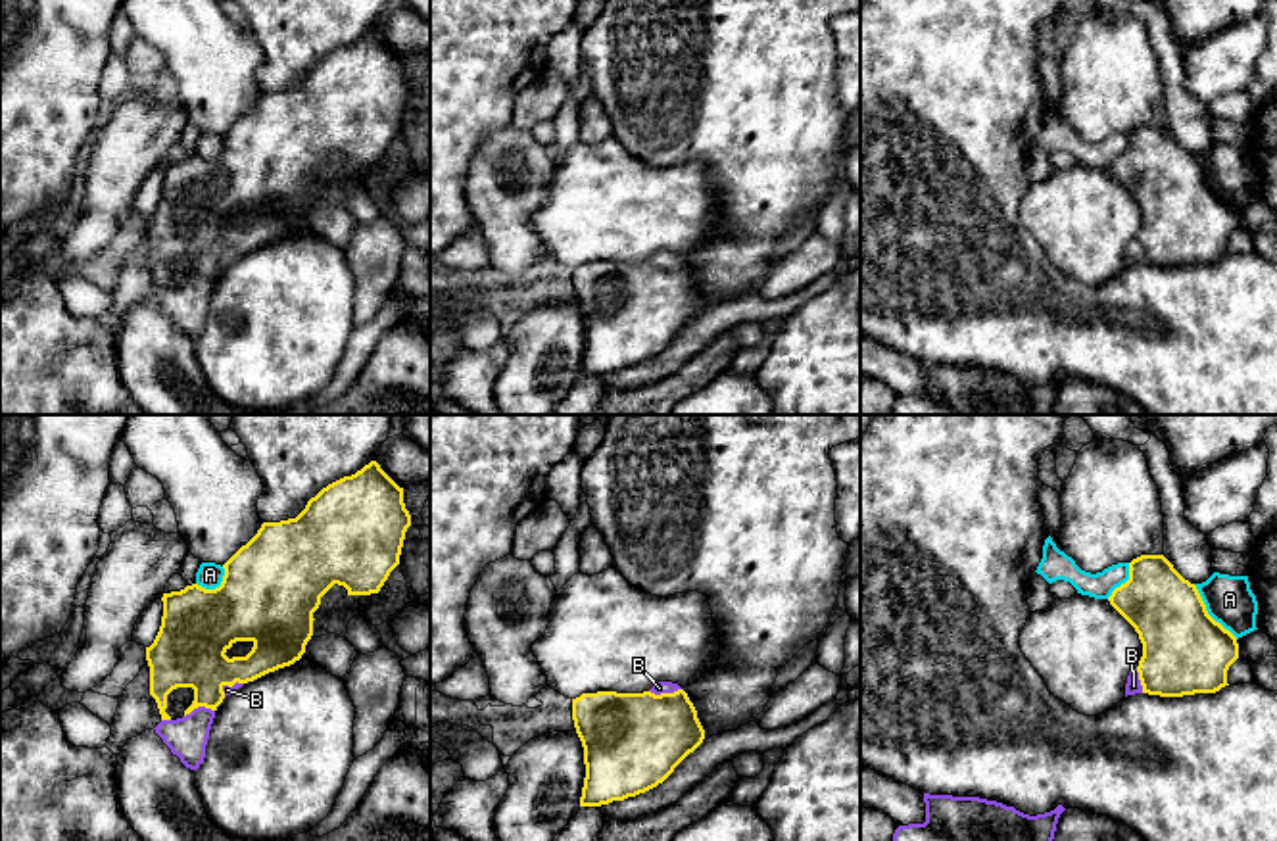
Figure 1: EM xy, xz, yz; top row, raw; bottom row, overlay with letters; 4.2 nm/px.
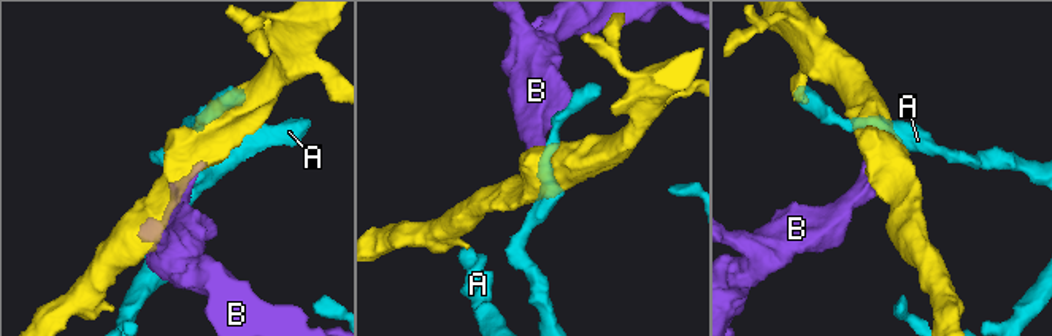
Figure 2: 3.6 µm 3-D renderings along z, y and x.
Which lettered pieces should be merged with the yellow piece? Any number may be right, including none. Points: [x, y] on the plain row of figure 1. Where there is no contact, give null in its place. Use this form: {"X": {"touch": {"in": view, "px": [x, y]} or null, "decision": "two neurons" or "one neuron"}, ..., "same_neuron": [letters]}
{"A": {"touch": {"in": "yz", "px": [1206, 183]}, "decision": "two neurons"}, "B": {"touch": {"in": "xz", "px": [665, 264]}, "decision": "one neuron"}, "same_neuron": ["B"]}

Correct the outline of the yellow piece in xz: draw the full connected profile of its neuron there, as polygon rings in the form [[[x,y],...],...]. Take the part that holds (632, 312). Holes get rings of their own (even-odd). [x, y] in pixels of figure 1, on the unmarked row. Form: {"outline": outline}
{"outline": [[[672,252],[643,263],[582,263],[572,269],[572,290],[586,334],[580,376],[657,357],[705,309],[693,273]]]}

